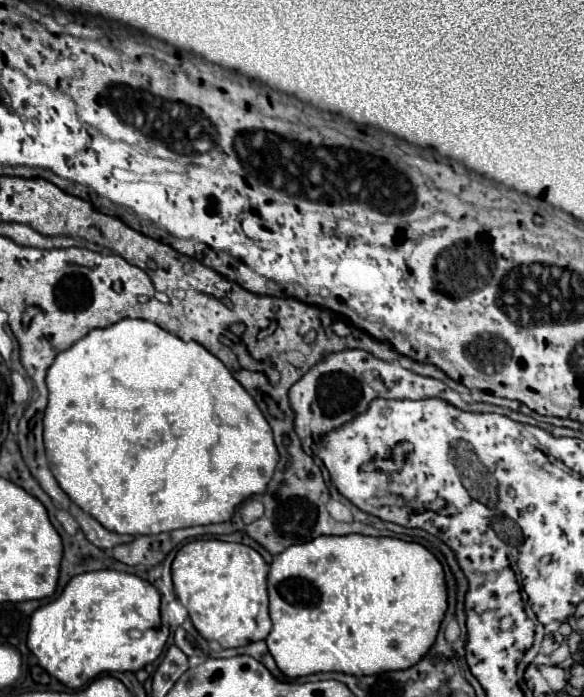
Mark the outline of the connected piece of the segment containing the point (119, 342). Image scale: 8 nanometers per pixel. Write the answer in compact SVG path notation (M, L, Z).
M121 319L119 323L113 323L109 327L89 331L83 339L79 339L55 357L55 361L47 369L45 383L49 389L49 403L43 417L43 441L51 473L61 489L69 495L69 499L77 503L85 513L95 517L109 531L127 535L157 535L183 527L229 521L239 503L265 491L279 461L279 453L273 443L273 433L267 419L263 417L255 399L241 387L239 381L235 381L229 369L203 345L195 341L181 341L179 337L167 333L155 323L143 319Z

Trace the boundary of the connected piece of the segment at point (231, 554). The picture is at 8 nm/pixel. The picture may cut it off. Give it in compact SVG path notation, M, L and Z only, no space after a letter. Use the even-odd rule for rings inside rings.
M192 539L181 547L177 553L173 567L173 587L175 595L183 607L189 611L191 623L195 623L195 629L203 639L217 641L221 647L243 647L253 641L261 641L271 631L271 619L269 619L269 597L267 592L267 575L269 565L263 561L263 557L241 543L227 543L219 539Z

